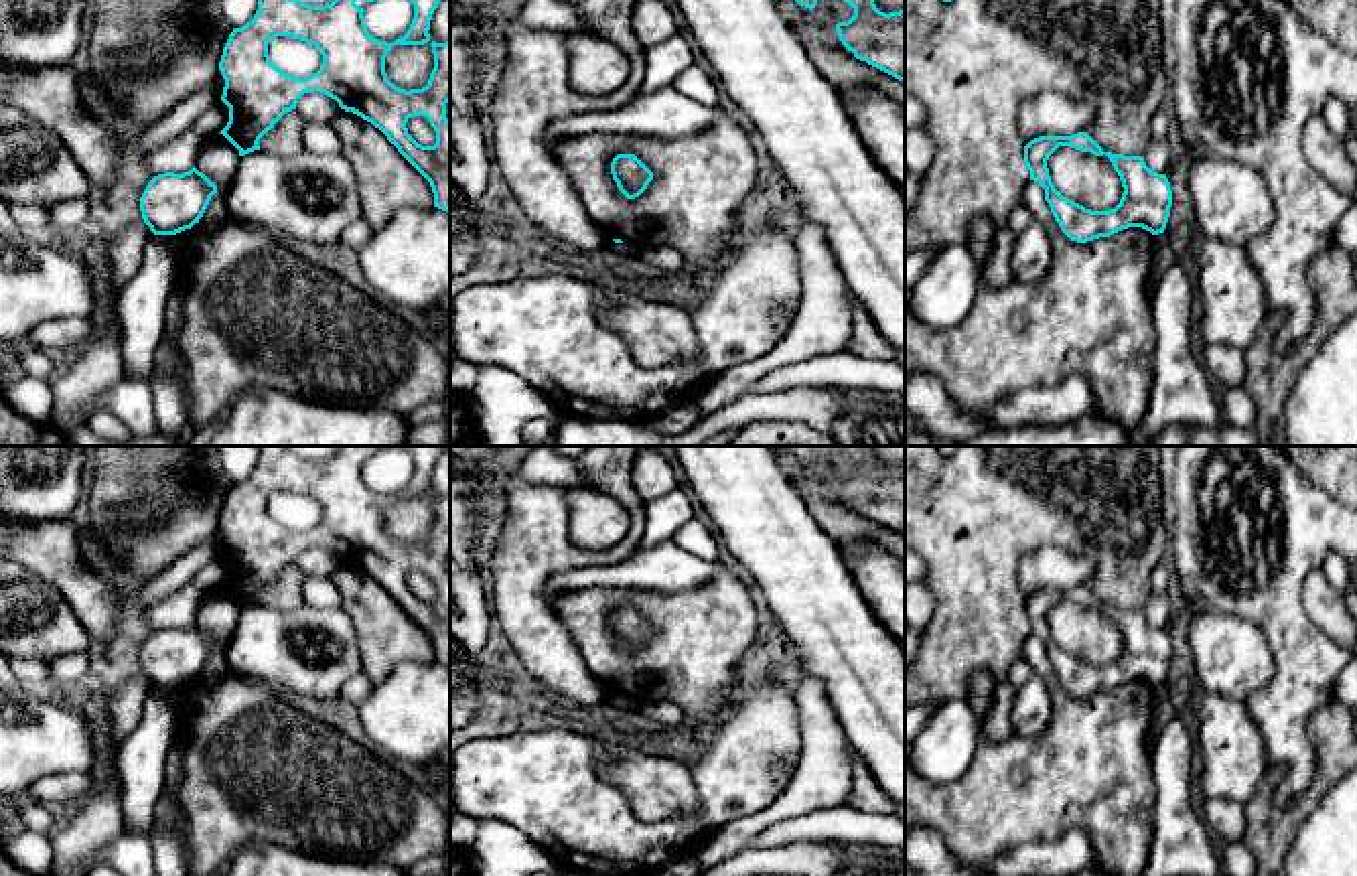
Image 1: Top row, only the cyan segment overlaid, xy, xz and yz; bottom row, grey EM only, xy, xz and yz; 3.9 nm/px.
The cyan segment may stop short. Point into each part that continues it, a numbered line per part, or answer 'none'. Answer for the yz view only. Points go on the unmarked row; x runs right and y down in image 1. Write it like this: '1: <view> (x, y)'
none

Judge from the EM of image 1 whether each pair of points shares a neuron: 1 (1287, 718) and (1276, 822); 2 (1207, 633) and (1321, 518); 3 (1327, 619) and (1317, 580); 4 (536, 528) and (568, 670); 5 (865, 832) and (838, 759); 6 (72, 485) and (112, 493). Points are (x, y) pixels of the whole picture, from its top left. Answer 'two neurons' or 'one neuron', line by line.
1: two neurons
2: two neurons
3: one neuron
4: one neuron
5: two neurons
6: two neurons

